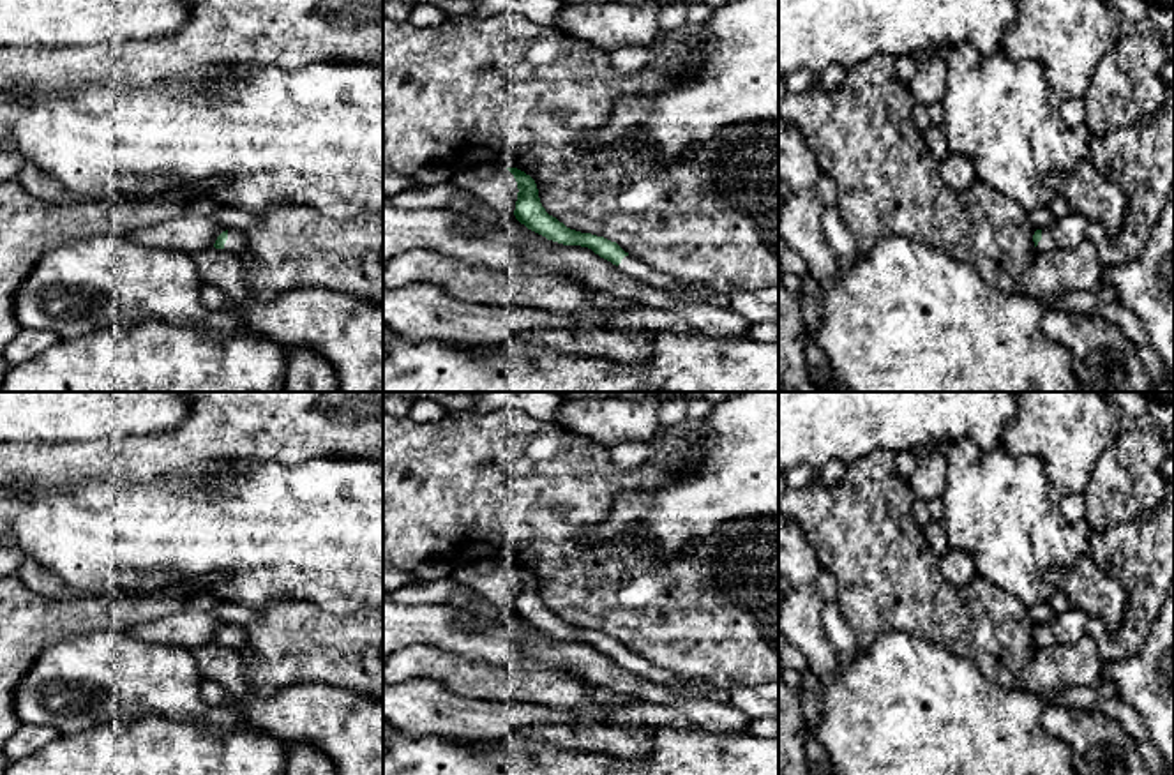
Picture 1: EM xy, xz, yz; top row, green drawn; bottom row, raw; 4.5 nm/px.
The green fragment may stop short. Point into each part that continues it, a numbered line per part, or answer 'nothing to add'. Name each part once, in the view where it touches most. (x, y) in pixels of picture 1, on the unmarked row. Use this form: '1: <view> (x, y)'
1: xy (237, 636)

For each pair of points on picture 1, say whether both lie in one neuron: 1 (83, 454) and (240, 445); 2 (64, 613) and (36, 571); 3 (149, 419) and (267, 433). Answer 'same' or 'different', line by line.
1: same
2: different
3: different

